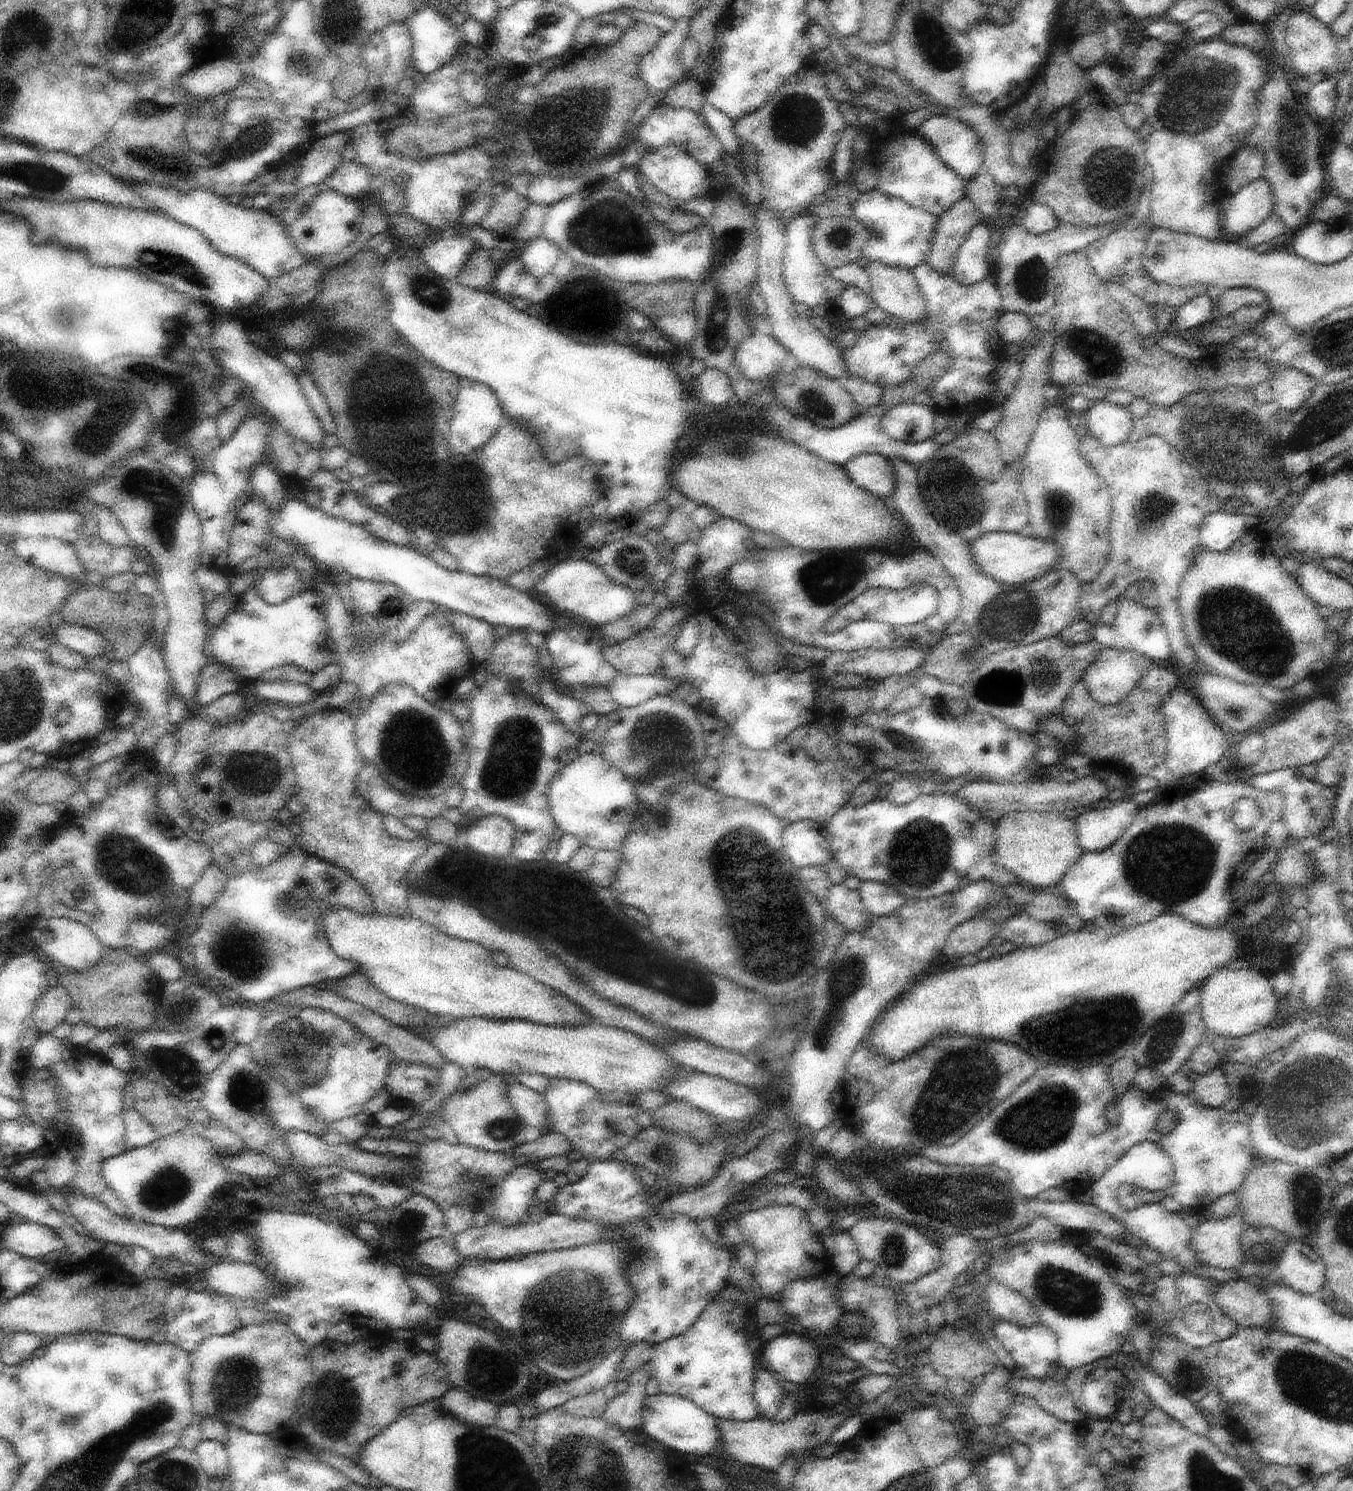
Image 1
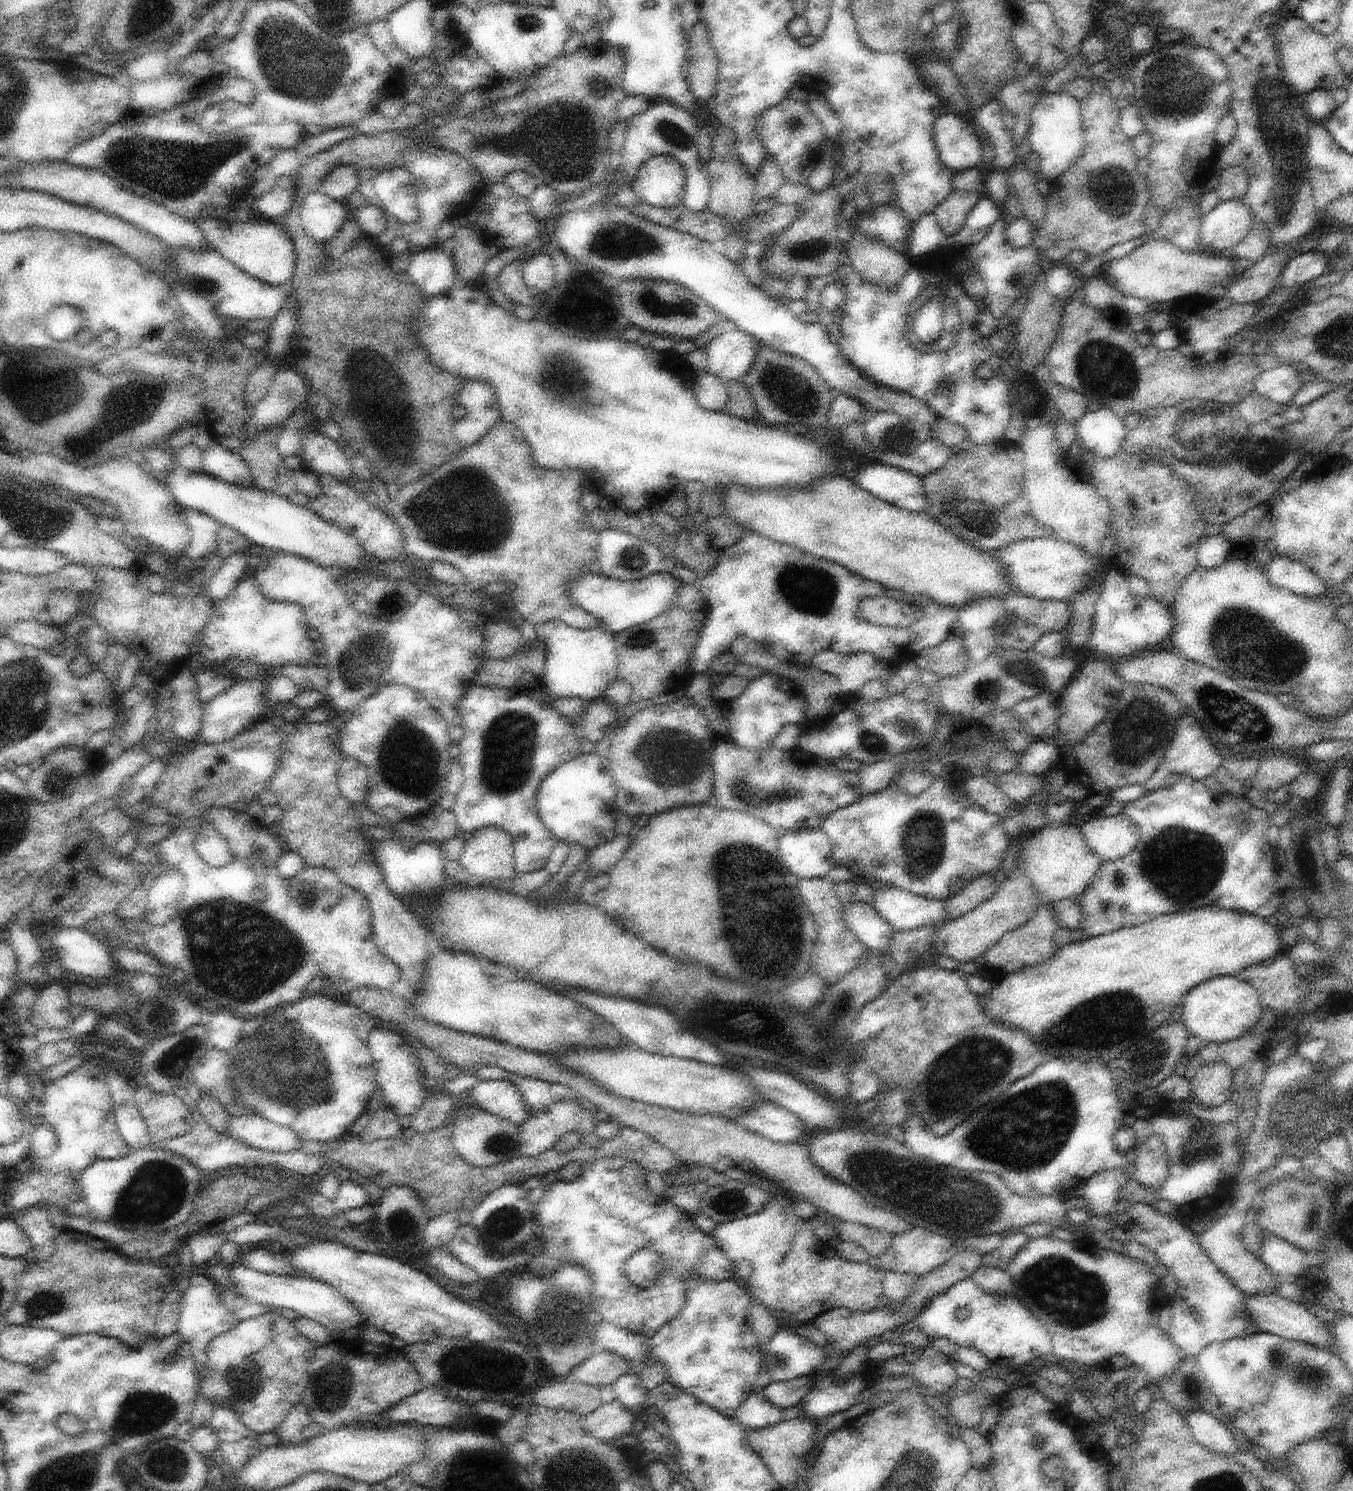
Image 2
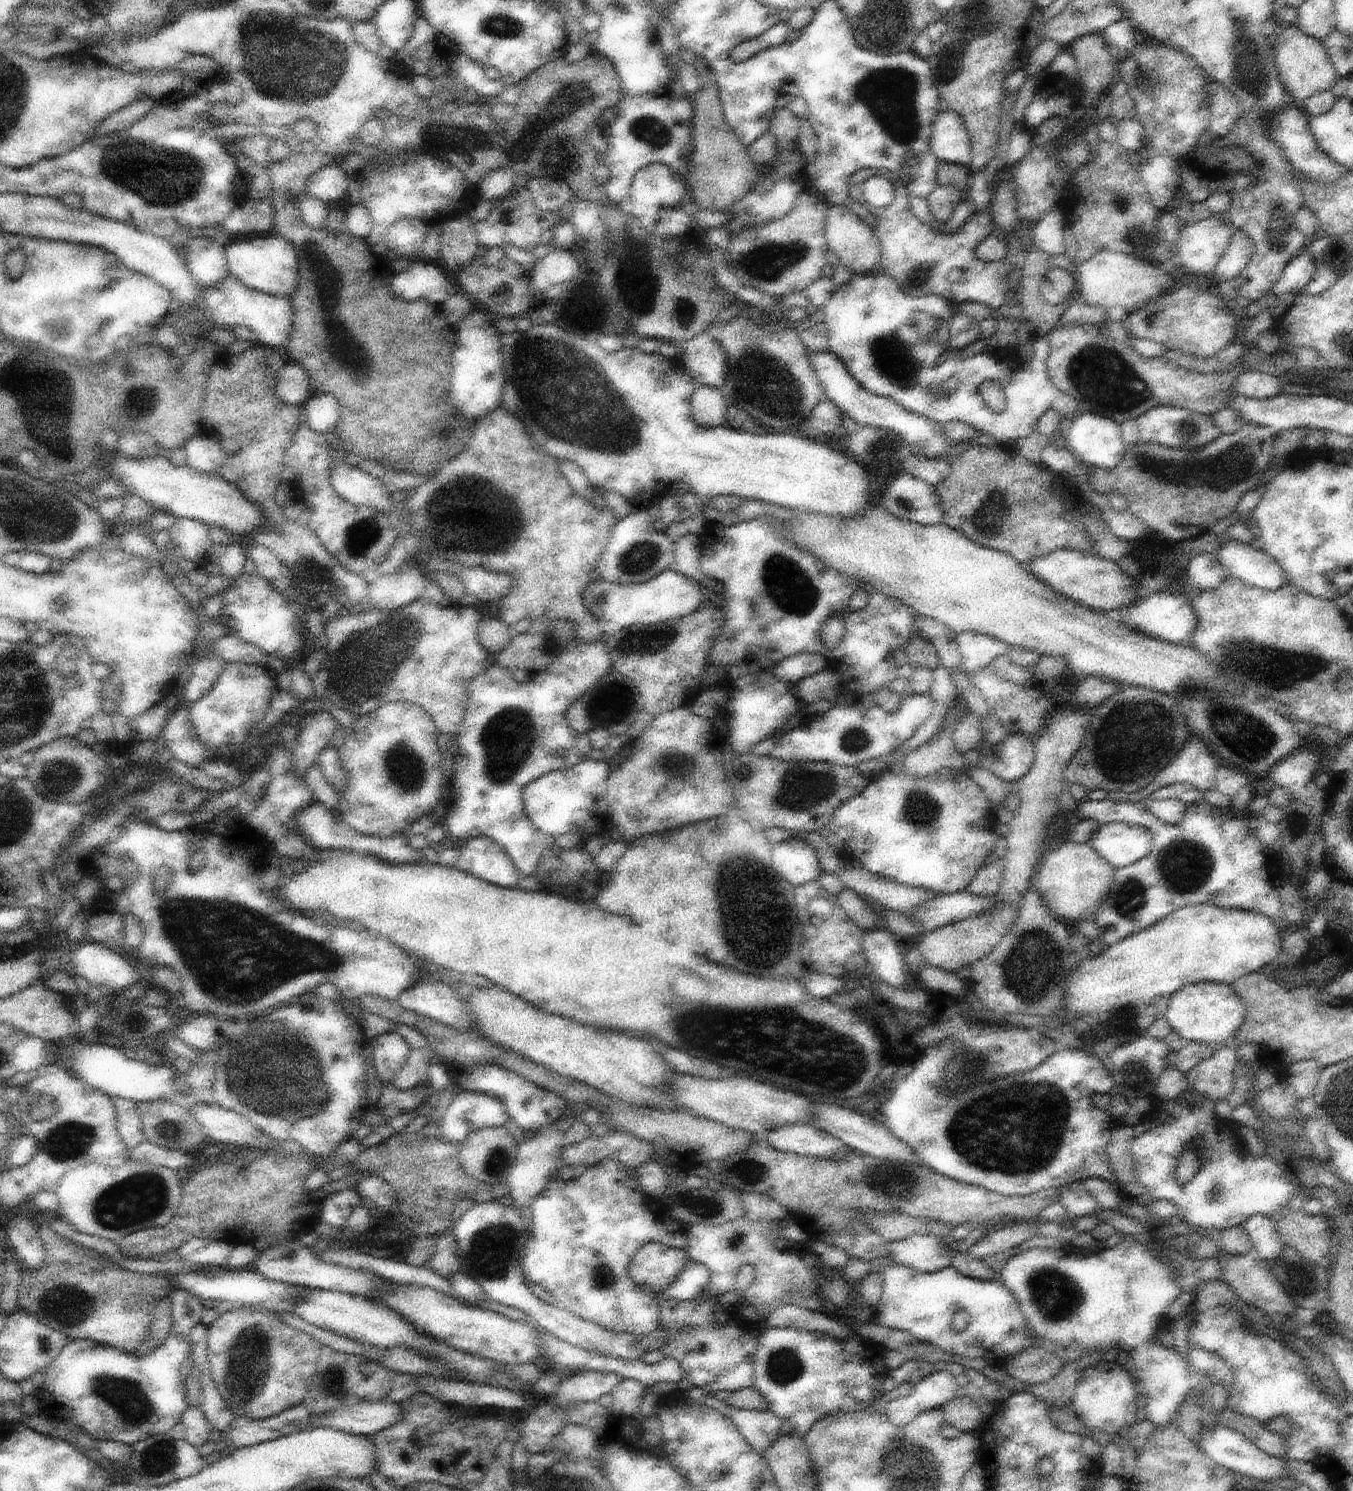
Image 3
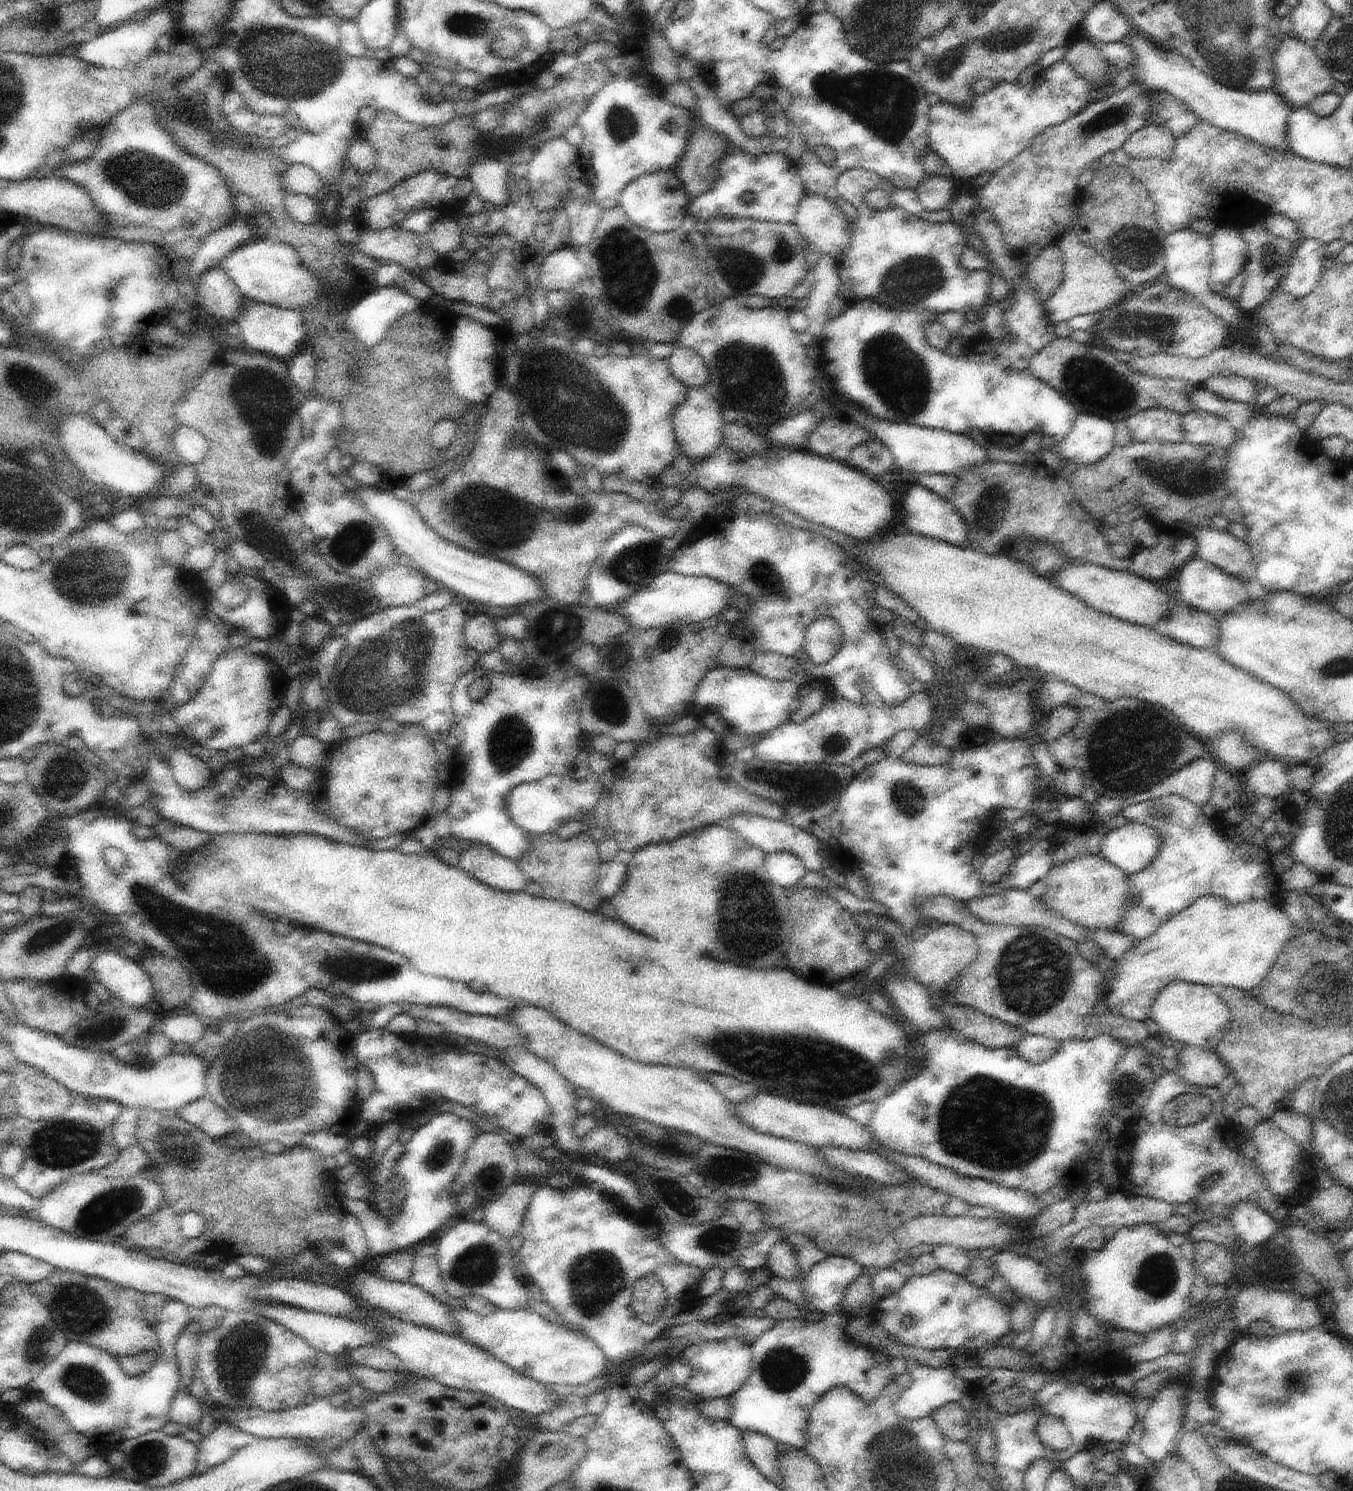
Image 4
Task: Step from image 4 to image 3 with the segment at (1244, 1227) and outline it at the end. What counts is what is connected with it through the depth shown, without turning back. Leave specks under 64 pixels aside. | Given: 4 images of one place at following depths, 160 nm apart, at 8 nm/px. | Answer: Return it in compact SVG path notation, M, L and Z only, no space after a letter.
M1256 1213L1243 1225L1261 1259L1274 1263L1284 1254L1286 1244L1281 1239L1271 1216Z

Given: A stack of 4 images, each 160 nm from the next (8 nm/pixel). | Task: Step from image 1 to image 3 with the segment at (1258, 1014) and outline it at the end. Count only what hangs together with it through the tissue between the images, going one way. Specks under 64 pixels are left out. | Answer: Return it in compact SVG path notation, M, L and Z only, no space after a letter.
M1199 982L1183 986L1172 995L1165 1017L1185 1042L1221 1047L1236 1042L1236 1034L1247 1021L1248 1011L1244 999L1240 998L1233 984Z

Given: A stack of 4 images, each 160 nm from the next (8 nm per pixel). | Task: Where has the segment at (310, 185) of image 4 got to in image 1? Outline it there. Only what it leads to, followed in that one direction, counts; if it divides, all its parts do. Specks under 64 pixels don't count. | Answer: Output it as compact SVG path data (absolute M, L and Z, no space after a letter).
M342 161L329 176L328 184L344 196L355 199L370 188L373 176L362 164L353 161Z

